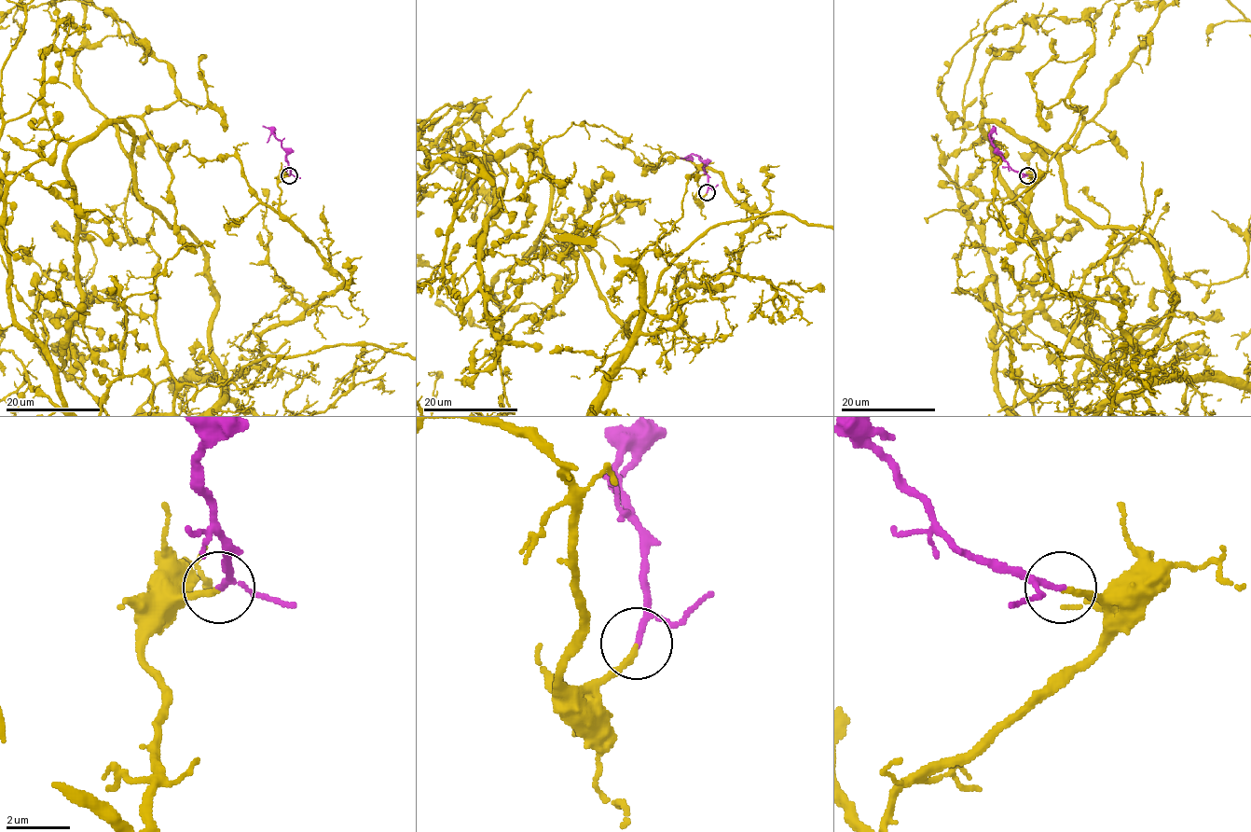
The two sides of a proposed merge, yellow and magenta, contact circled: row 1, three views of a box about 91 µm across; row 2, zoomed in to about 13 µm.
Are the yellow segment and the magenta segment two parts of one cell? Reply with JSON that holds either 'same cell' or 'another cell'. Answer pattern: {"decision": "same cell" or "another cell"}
{"decision": "same cell"}

